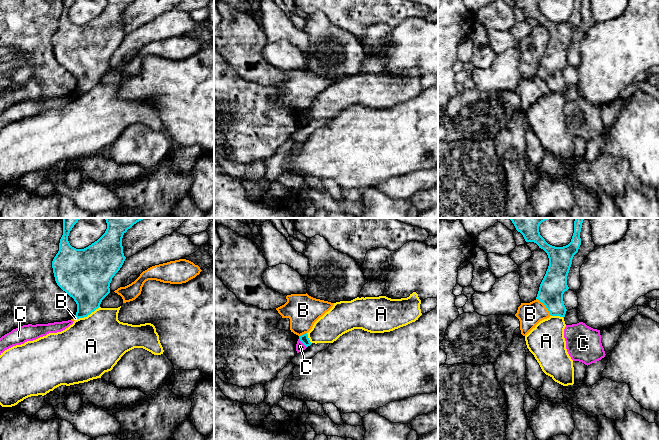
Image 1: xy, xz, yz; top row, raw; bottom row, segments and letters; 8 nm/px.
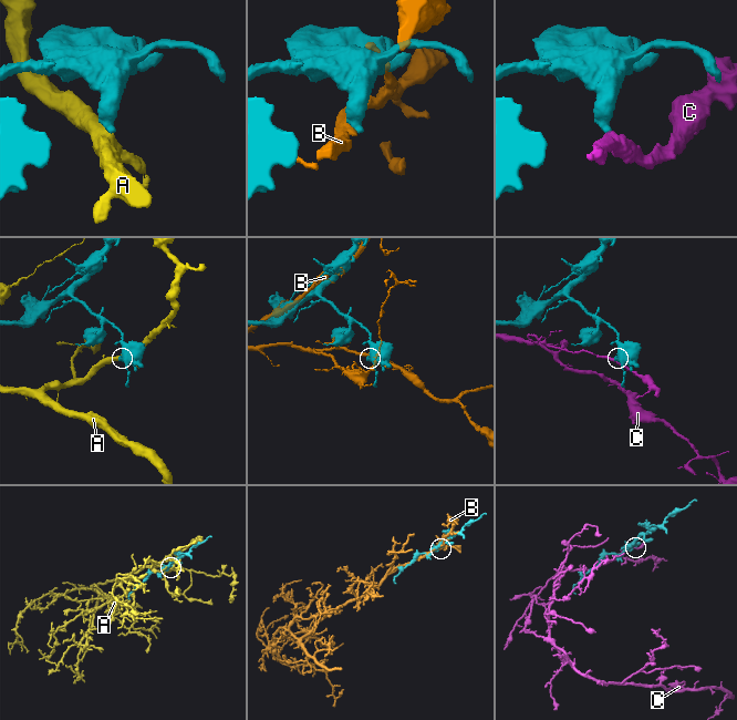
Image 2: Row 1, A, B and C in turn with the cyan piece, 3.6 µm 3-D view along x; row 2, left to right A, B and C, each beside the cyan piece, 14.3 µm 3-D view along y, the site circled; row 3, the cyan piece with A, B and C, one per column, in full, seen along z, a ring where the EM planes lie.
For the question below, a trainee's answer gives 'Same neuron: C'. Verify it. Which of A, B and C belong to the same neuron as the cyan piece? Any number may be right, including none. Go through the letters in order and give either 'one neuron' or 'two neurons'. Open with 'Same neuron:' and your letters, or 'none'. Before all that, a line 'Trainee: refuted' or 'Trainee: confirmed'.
Trainee: refuted
Same neuron: none
A: two neurons
B: two neurons
C: two neurons

